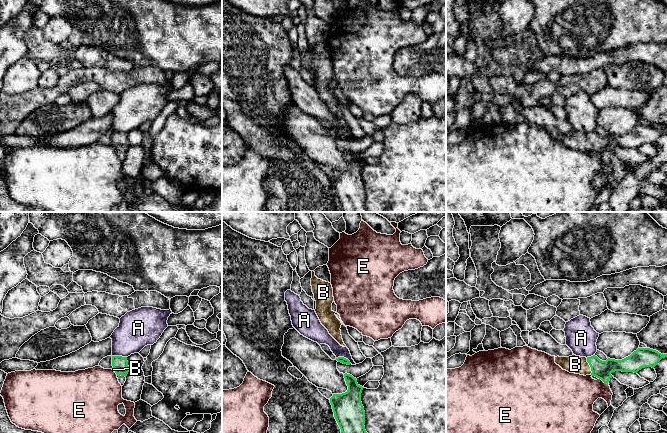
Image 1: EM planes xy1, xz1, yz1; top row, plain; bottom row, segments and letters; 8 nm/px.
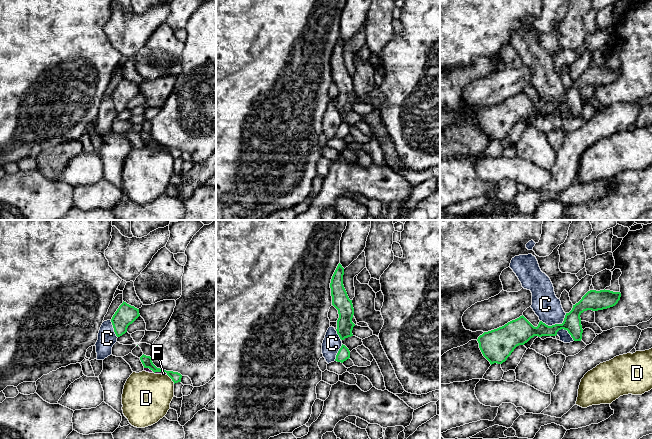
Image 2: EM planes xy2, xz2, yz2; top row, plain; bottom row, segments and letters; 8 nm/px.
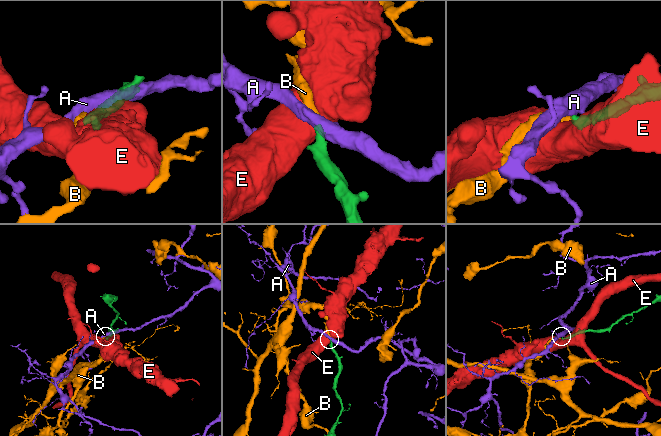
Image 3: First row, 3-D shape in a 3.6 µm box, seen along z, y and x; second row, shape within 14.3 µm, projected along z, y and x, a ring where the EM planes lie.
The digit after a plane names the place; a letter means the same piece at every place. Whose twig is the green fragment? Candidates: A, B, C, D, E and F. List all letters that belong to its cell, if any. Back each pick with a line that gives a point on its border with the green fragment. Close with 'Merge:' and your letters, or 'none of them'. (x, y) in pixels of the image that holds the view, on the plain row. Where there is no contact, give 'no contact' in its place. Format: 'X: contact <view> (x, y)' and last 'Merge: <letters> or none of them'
B: contact yz1 (590, 142)
Merge: B

